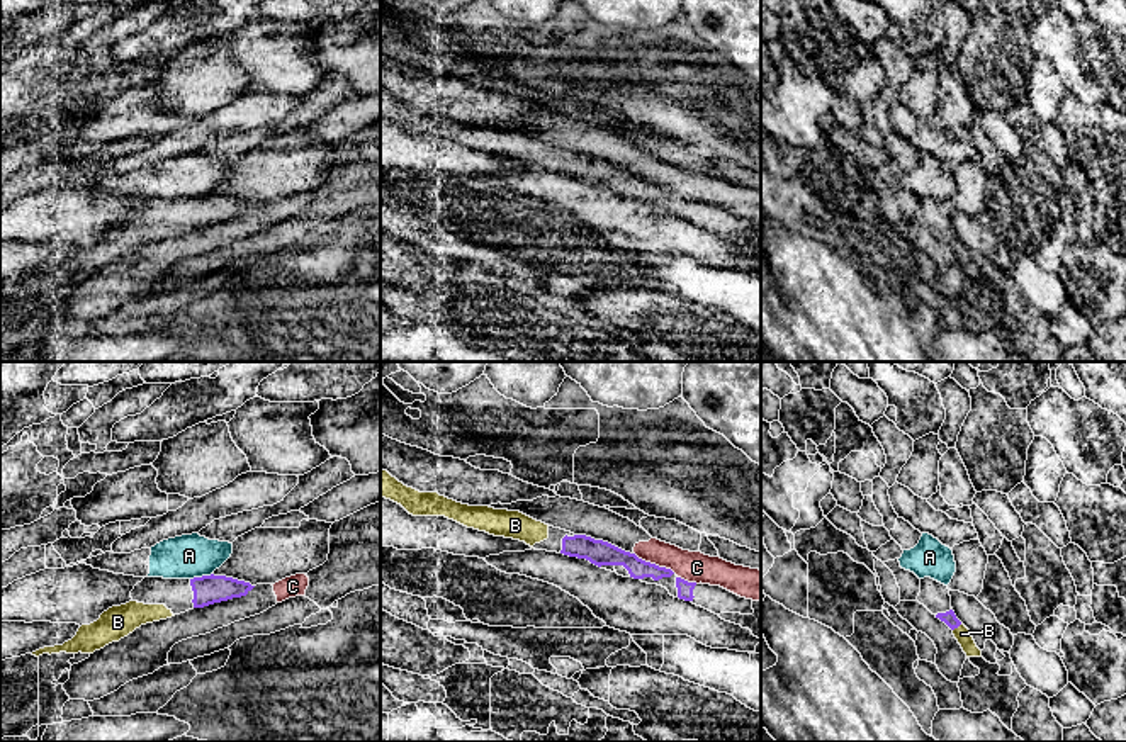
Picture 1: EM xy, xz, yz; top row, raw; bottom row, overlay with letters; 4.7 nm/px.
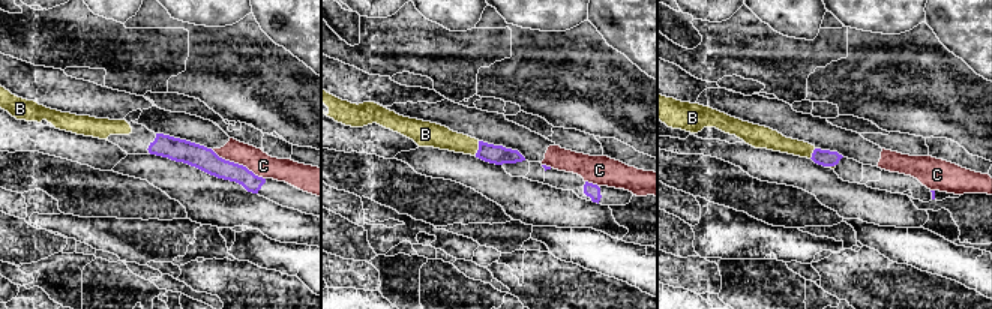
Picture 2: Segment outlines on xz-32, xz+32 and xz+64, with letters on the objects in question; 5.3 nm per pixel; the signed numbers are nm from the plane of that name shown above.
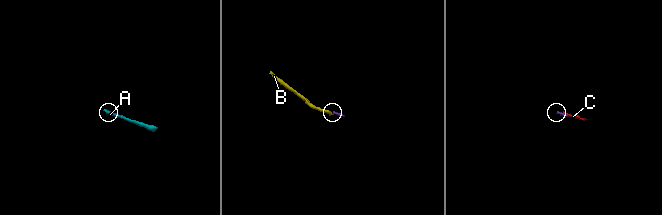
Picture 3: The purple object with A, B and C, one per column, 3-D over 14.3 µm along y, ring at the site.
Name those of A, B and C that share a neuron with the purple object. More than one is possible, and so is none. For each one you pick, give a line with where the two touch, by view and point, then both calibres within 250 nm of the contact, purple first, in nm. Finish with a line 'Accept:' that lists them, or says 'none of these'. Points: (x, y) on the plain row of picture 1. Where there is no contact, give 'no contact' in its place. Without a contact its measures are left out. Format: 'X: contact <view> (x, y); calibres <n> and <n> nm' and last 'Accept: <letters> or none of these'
B: contact yz (957, 247); calibres 70 and 80 nm
Accept: B

